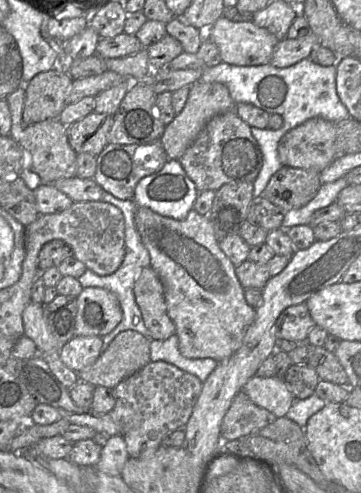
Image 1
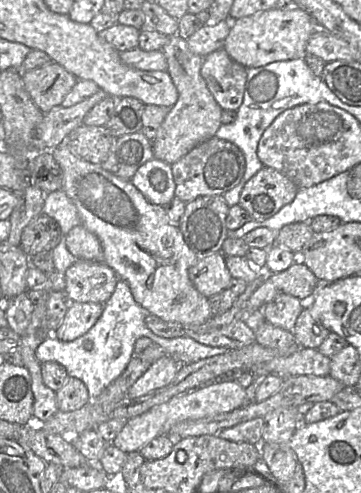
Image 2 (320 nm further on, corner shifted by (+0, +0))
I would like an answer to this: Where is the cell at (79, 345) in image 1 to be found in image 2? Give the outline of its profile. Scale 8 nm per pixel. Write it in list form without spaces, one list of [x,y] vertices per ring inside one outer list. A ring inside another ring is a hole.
[[[70,302],[57,330],[52,333],[61,341],[73,341],[87,333],[102,315],[104,304]]]

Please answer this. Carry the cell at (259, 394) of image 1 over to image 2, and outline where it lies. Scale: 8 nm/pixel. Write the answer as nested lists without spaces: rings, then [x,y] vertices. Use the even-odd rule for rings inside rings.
[[[220,380],[211,384],[205,384],[195,390],[187,390],[169,401],[156,405],[145,413],[129,419],[125,422],[112,444],[126,454],[132,451],[139,451],[153,438],[167,436],[170,429],[182,421],[197,420],[231,412],[243,405],[247,405],[245,388],[236,380]]]

